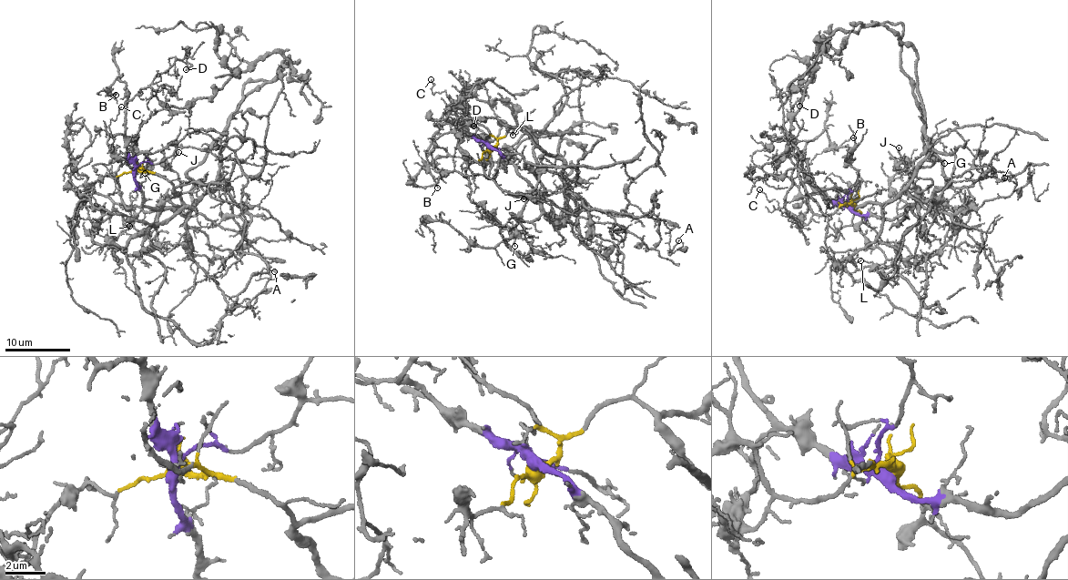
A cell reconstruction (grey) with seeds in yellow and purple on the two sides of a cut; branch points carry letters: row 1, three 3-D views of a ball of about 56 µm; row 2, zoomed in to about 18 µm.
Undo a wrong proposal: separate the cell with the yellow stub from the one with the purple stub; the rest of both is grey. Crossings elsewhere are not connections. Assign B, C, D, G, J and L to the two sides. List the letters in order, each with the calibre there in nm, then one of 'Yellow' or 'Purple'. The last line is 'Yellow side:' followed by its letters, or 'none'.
B: Thickness 110 nm. Purple
C: Thickness 80 nm. Yellow
D: Thickness 120 nm. Purple
G: Thickness 120 nm. Purple
J: Thickness 140 nm. Purple
L: Thickness 70 nm. Yellow
Yellow side: C, L

